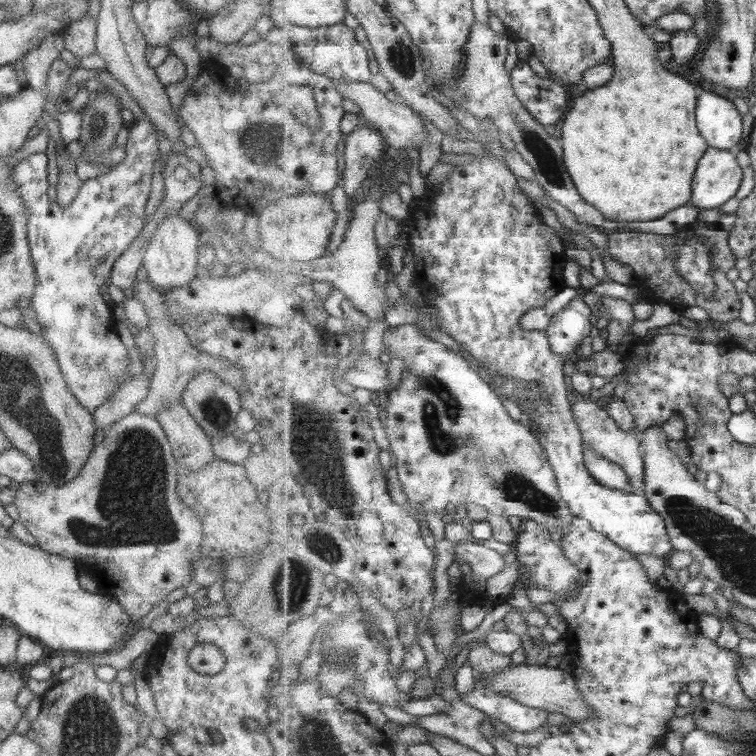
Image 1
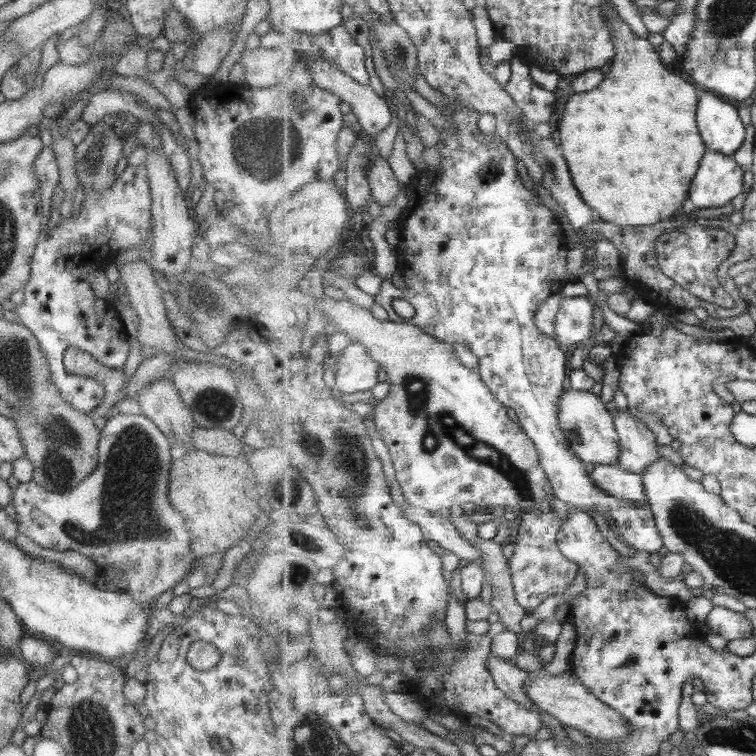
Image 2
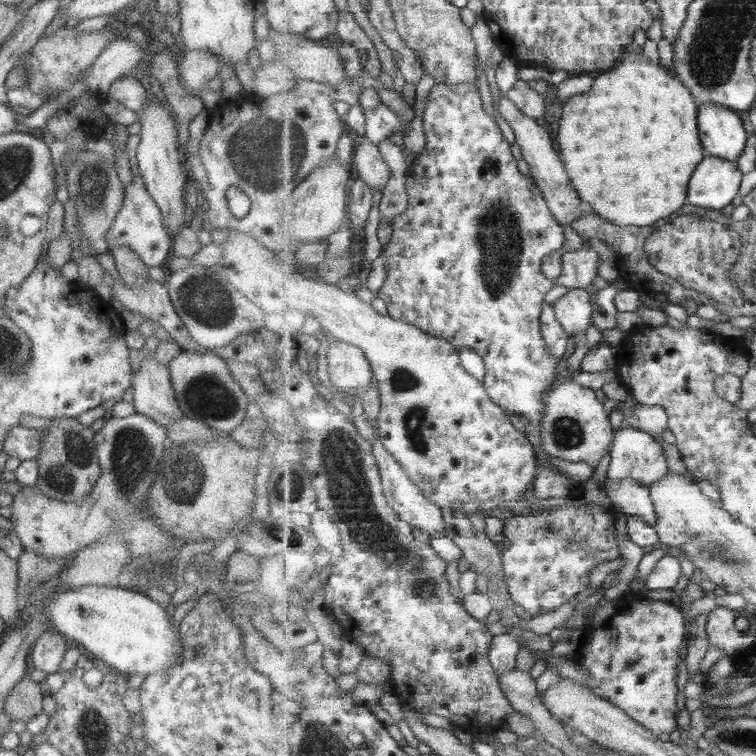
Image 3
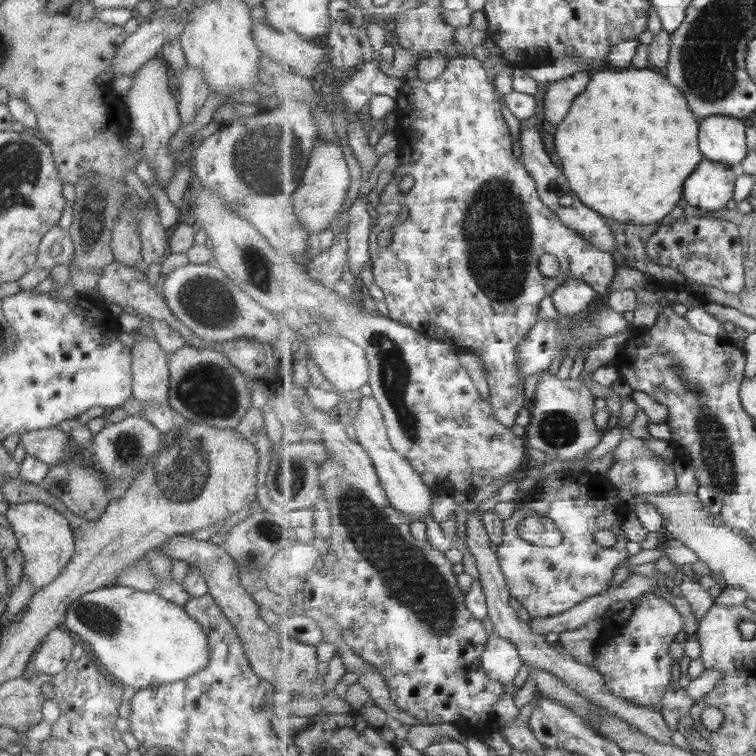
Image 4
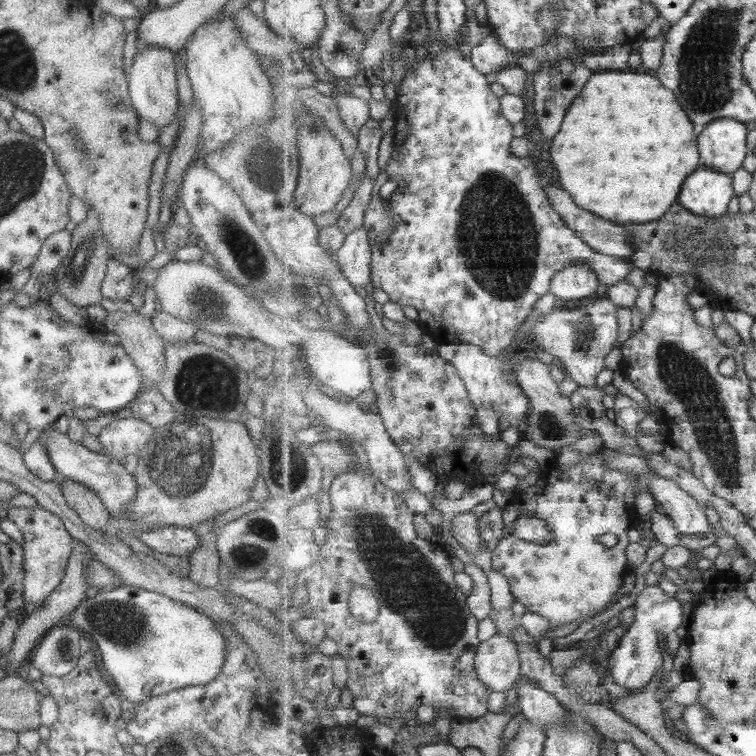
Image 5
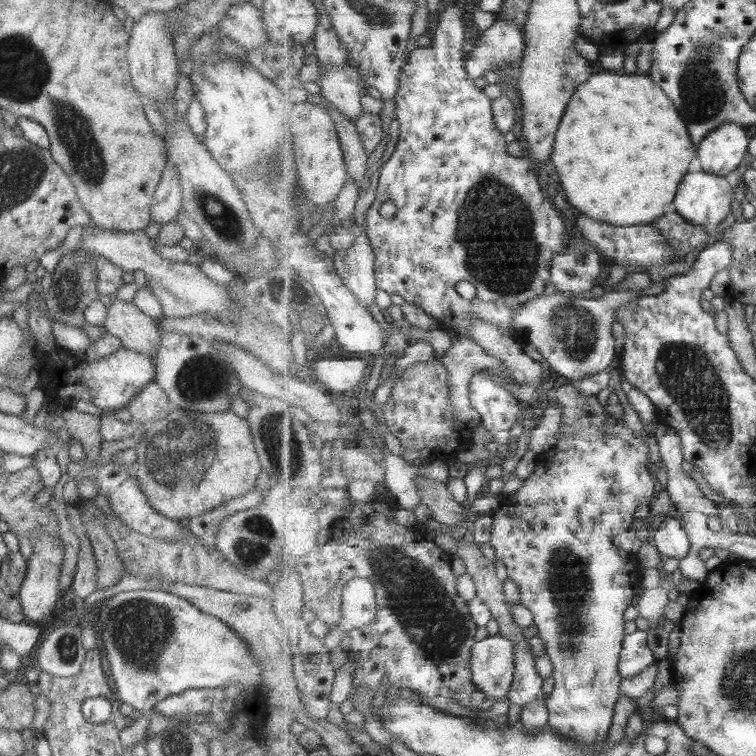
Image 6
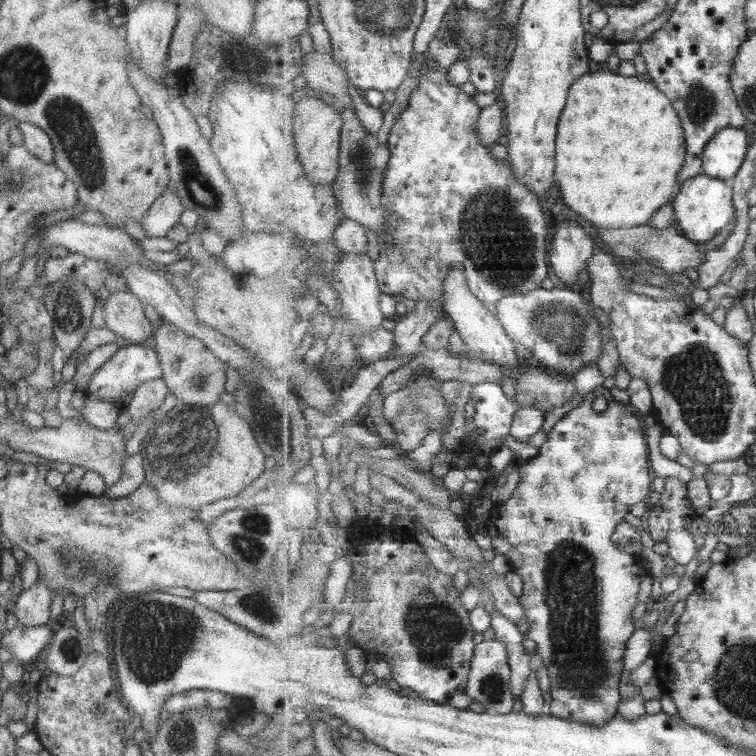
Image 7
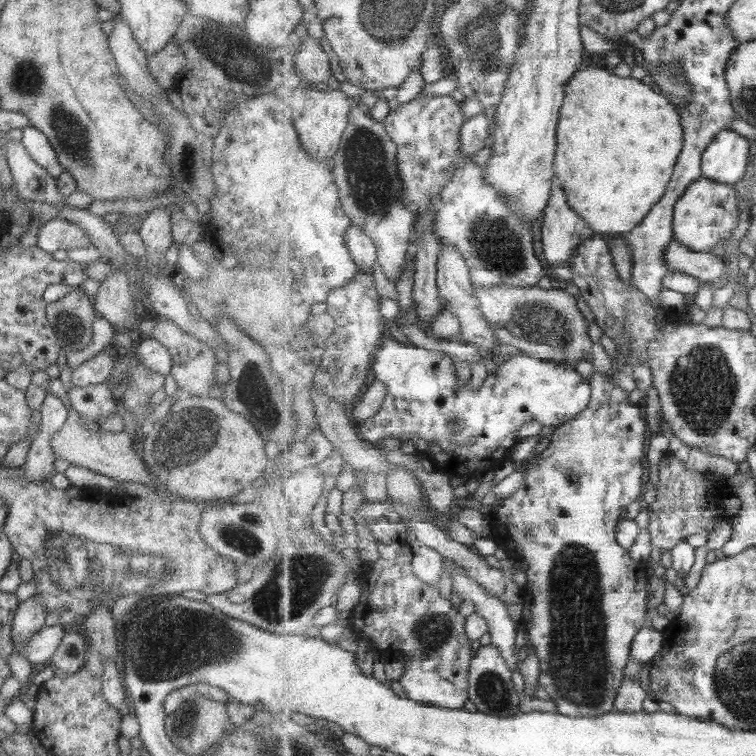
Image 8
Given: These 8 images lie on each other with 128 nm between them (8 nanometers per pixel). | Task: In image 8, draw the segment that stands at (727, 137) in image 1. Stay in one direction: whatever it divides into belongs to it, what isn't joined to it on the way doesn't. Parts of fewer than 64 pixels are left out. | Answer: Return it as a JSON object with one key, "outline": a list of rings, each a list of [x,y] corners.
{"outline":[[[731,129],[723,130],[703,153],[703,177],[735,185],[747,174],[749,160],[750,140]]]}

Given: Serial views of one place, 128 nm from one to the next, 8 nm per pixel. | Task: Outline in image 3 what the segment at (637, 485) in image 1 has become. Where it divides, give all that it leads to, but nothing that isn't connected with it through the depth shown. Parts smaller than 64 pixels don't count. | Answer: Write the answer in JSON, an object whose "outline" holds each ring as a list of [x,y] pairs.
{"outline":[[[571,380],[549,391],[545,402],[546,417],[542,424],[542,439],[544,449],[552,457],[571,463],[586,463],[589,466],[601,462],[610,454],[616,431],[611,426],[603,402],[597,400],[595,390]]]}

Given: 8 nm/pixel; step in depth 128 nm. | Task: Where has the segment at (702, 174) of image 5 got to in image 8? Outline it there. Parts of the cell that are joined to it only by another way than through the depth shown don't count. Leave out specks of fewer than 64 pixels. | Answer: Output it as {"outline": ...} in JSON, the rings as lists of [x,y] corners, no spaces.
{"outline":[[[701,177],[689,185],[675,207],[674,238],[695,252],[709,252],[719,242],[733,236],[738,227],[741,211],[736,185],[728,185],[710,178]]]}

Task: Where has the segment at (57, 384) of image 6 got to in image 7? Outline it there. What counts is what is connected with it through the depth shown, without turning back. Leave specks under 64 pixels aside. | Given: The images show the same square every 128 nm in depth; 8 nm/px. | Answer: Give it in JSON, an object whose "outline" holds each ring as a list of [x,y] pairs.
{"outline":[[[151,342],[141,345],[124,343],[107,363],[99,366],[95,374],[91,374],[89,384],[83,391],[85,395],[93,397],[93,399],[100,399],[109,403],[125,402],[137,389],[137,386],[149,380],[159,379],[161,376],[161,366],[159,365],[157,352]]]}

